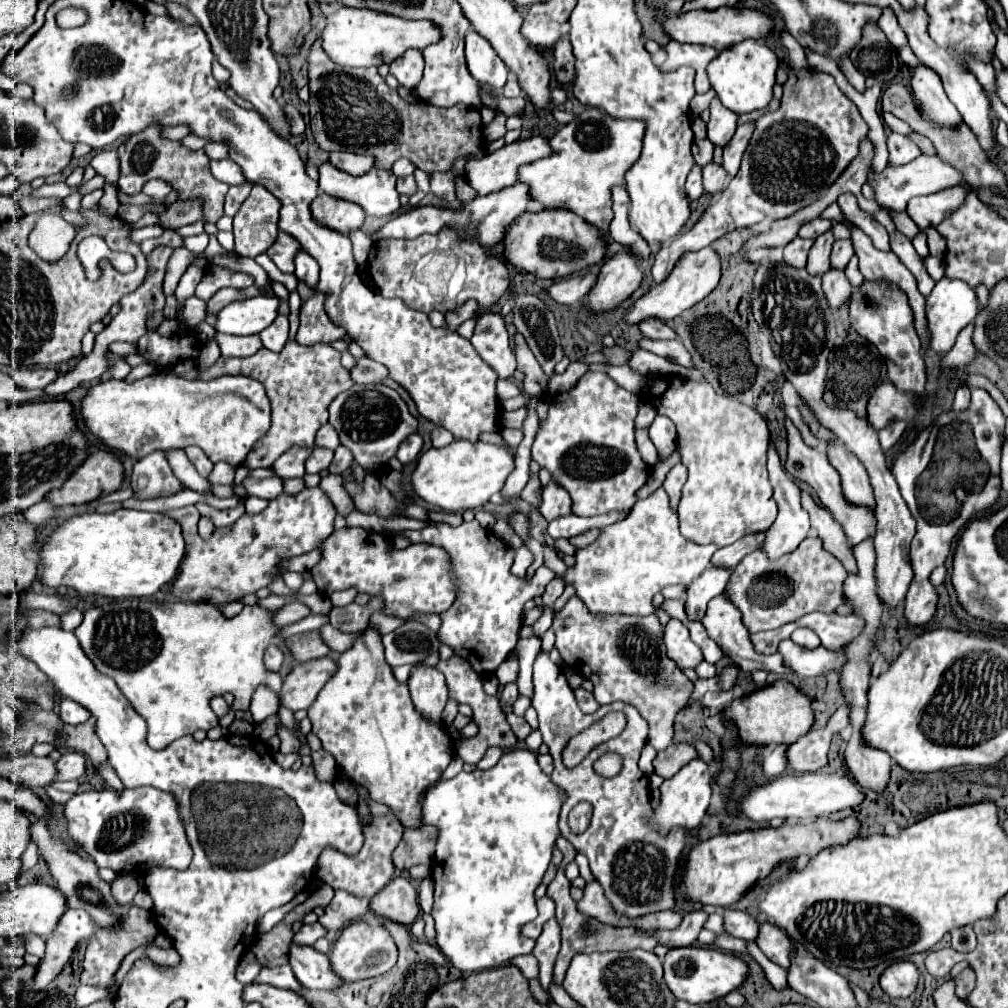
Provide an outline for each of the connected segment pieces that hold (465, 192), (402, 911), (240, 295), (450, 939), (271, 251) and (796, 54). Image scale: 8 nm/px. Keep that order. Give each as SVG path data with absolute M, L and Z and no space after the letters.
M460 172L458 176L456 176L456 198L464 204L466 200L474 200L474 198L478 198L478 192L474 192L472 188L470 188L470 184L466 184L466 178L464 178L464 172Z
M406 876L394 878L370 900L370 910L378 916L410 926L420 912L412 882Z
M254 284L246 290L238 290L238 288L222 288L218 290L210 300L208 300L208 314L218 314L226 304L244 300L244 298L252 298L252 296L262 296L264 292Z
M512 748L506 750L502 754L502 758L498 760L498 764L490 770L474 770L474 772L460 772L458 776L454 776L452 780L444 780L438 786L430 788L422 806L422 820L424 824L432 824L438 828L438 844L436 844L436 860L432 866L432 878L436 884L436 892L434 892L434 920L436 920L436 944L442 950L442 954L454 964L454 968L462 970L462 972L478 972L478 970L486 970L486 968L496 968L504 962L510 961L518 954L532 954L536 942L522 938L520 936L520 926L524 926L526 922L536 918L536 902L534 902L534 890L540 884L550 858L552 858L552 846L560 834L558 830L558 814L560 814L560 806L562 806L562 792L552 784L550 776L546 776L538 762L536 762L536 754L528 748Z
M280 230L276 242L266 250L266 254L276 264L278 270L292 274L294 272L294 256L298 254L298 248L302 248L298 244L298 240L292 240L292 236L286 236L286 232Z
M788 32L782 34L782 42L784 42L784 46L788 48L790 66L796 68L796 70L800 70L800 68L808 68L808 60L806 60L806 56L804 56L804 48L802 48L802 46L800 46Z

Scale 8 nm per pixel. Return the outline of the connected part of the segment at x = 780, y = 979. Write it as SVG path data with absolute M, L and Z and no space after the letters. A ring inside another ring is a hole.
M746 942L746 944L748 944L750 956L754 956L754 958L762 964L762 970L764 970L766 978L770 980L770 984L774 984L774 988L778 988L778 990L786 988L786 986L788 986L788 982L786 982L786 970L784 970L782 966L774 964L774 962L756 946L756 942Z

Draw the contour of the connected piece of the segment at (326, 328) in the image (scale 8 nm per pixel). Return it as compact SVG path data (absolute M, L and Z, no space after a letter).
M324 294L314 296L312 300L302 304L300 312L300 328L296 334L296 342L300 346L314 346L314 344L330 344L340 340L346 334L344 328L334 326L324 312Z

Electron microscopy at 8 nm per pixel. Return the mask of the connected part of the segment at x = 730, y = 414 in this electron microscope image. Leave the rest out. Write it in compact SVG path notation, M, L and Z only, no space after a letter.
M650 376L644 394L650 396L660 416L676 424L676 450L688 468L688 480L678 504L682 536L696 544L716 544L722 548L742 536L766 532L778 508L766 472L770 432L762 414L714 392L708 382L680 376Z

